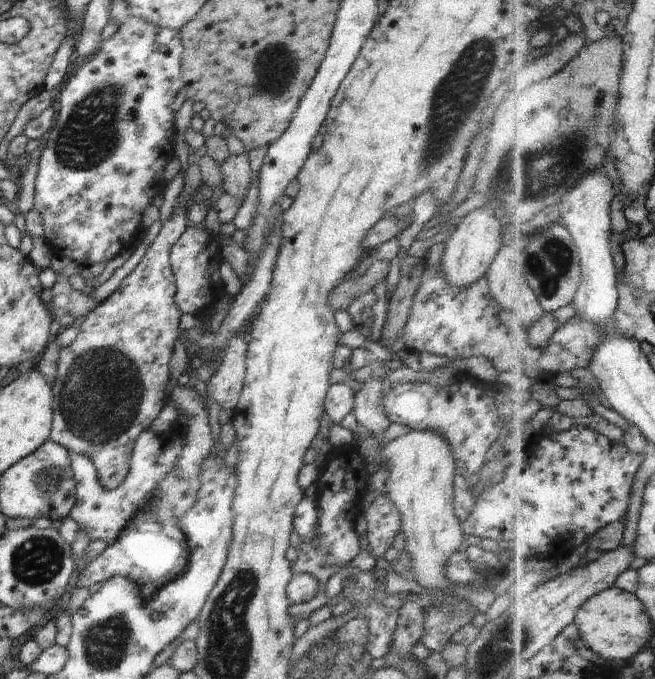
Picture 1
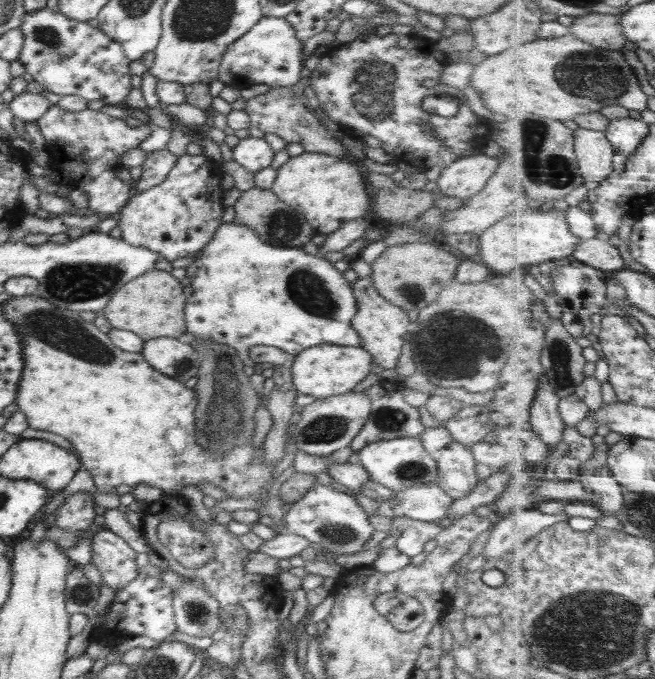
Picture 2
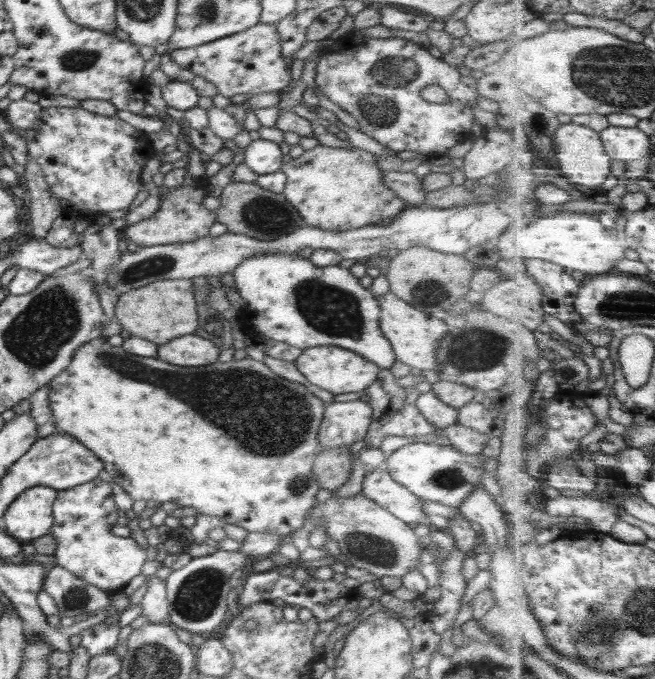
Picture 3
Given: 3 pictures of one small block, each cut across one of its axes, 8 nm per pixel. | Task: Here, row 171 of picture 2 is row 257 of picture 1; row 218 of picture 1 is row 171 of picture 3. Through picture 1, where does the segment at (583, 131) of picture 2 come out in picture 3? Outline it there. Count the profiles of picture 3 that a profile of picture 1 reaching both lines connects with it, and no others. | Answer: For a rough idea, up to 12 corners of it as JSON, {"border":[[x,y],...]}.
{"border":[[573,121],[557,132],[559,175],[603,191],[612,156],[601,133]]}

